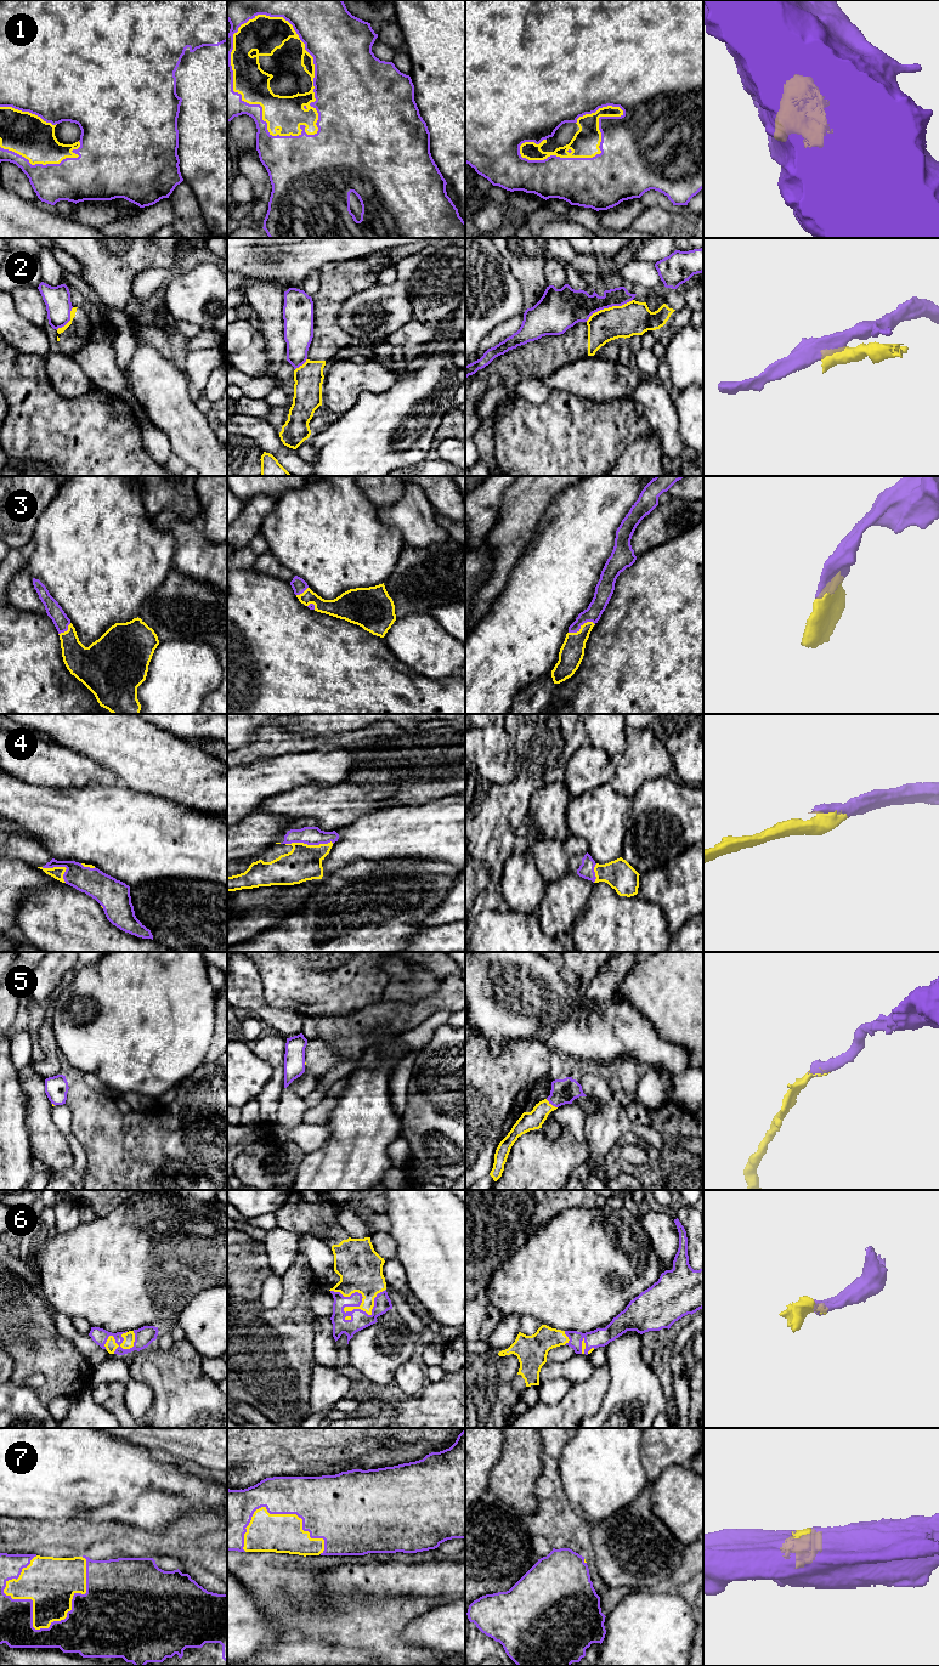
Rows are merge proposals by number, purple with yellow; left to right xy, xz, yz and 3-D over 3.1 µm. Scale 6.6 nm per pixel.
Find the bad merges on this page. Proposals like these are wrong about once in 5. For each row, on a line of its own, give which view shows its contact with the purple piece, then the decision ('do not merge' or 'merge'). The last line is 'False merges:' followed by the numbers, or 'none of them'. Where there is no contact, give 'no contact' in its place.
1: contact in xz; merge
2: contact in yz; do not merge
3: contact in yz; merge
4: contact in xz; merge
5: contact in yz; merge
6: contact in xz; merge
7: contact in xy; merge
False merges: 2

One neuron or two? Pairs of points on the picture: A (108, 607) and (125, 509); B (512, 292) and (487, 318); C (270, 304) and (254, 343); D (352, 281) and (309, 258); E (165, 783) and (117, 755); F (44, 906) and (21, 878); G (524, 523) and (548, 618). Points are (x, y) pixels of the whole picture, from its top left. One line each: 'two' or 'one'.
A: one
B: one
C: two
D: two
E: one
F: two
G: two

